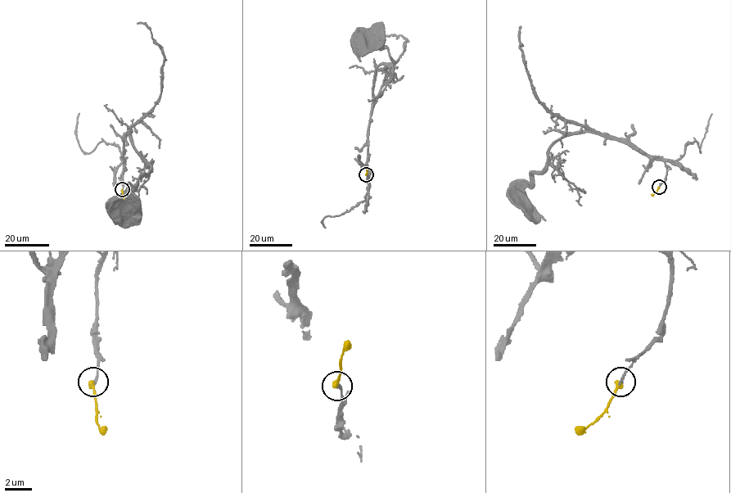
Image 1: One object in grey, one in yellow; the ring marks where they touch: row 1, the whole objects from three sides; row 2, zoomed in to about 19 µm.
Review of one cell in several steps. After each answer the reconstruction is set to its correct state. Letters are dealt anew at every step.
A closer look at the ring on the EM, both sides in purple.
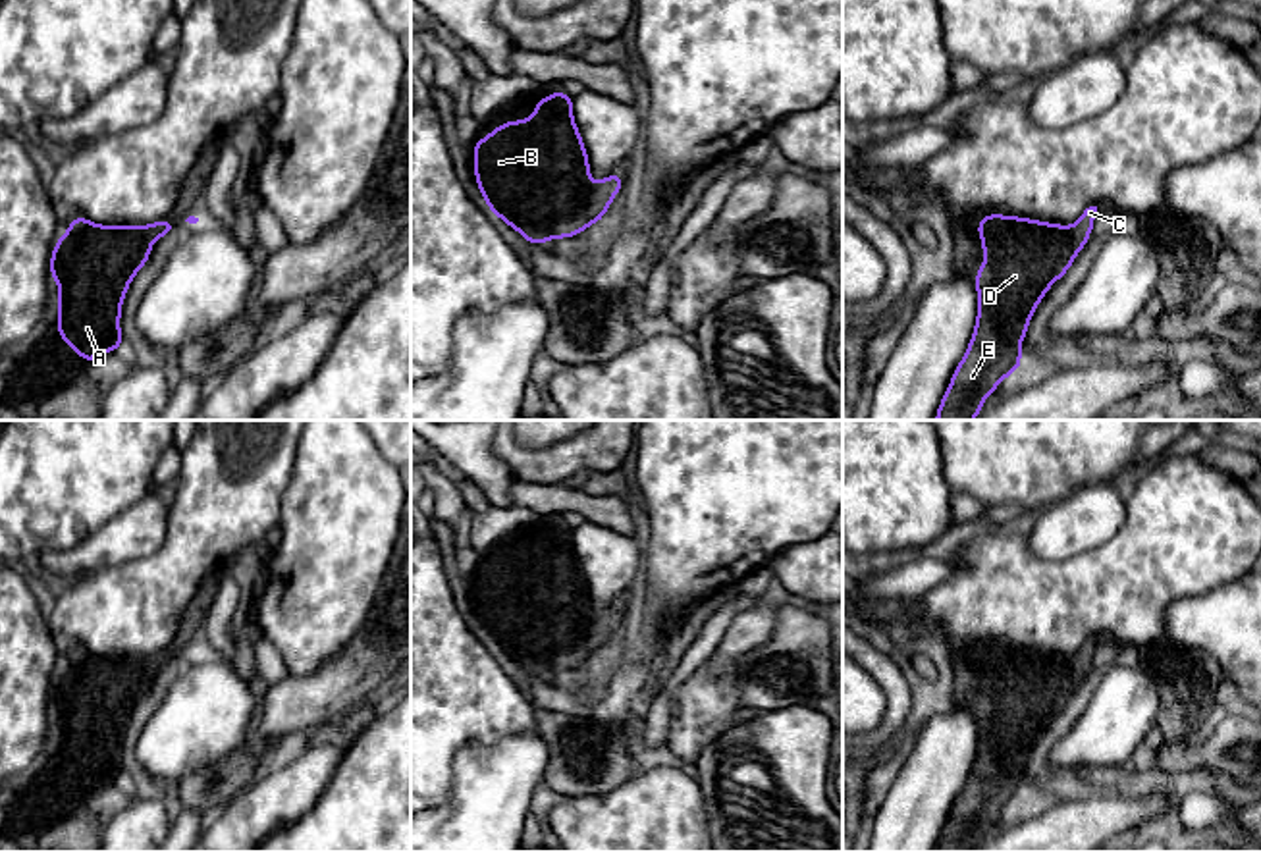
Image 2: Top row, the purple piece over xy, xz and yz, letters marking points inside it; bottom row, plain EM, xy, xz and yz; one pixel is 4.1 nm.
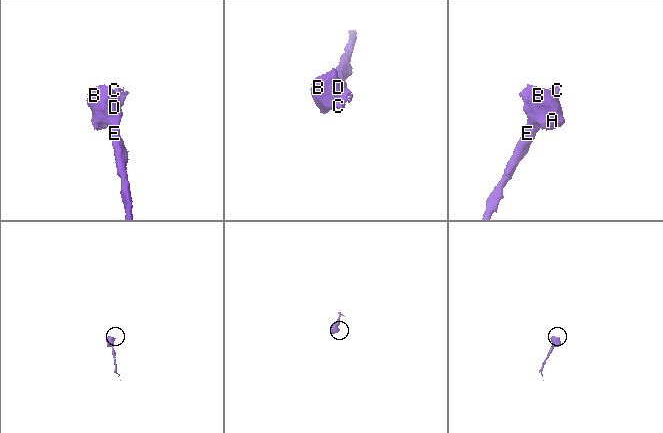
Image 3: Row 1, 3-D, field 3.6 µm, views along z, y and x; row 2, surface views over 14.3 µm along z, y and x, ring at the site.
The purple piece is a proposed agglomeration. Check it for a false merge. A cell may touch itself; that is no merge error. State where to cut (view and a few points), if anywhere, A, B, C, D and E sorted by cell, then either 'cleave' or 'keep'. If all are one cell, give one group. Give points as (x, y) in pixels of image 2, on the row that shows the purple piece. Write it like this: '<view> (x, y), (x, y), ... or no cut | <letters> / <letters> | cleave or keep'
no cut | A B C D E | keep

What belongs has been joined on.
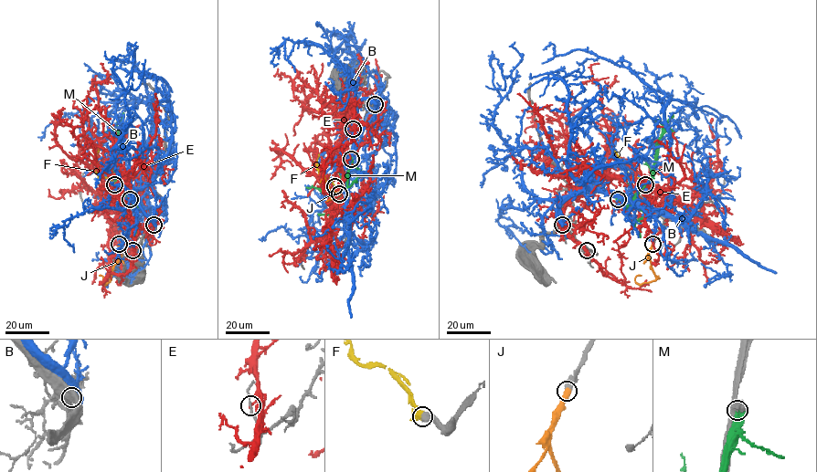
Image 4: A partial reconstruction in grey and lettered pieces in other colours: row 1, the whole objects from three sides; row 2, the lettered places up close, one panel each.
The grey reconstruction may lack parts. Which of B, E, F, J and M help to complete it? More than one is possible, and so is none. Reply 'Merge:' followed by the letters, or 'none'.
Merge: F, J

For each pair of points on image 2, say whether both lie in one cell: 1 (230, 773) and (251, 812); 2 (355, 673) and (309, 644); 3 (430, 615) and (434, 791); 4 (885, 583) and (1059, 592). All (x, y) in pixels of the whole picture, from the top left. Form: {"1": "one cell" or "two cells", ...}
{"1": "two cells", "2": "two cells", "3": "one cell", "4": "two cells"}

